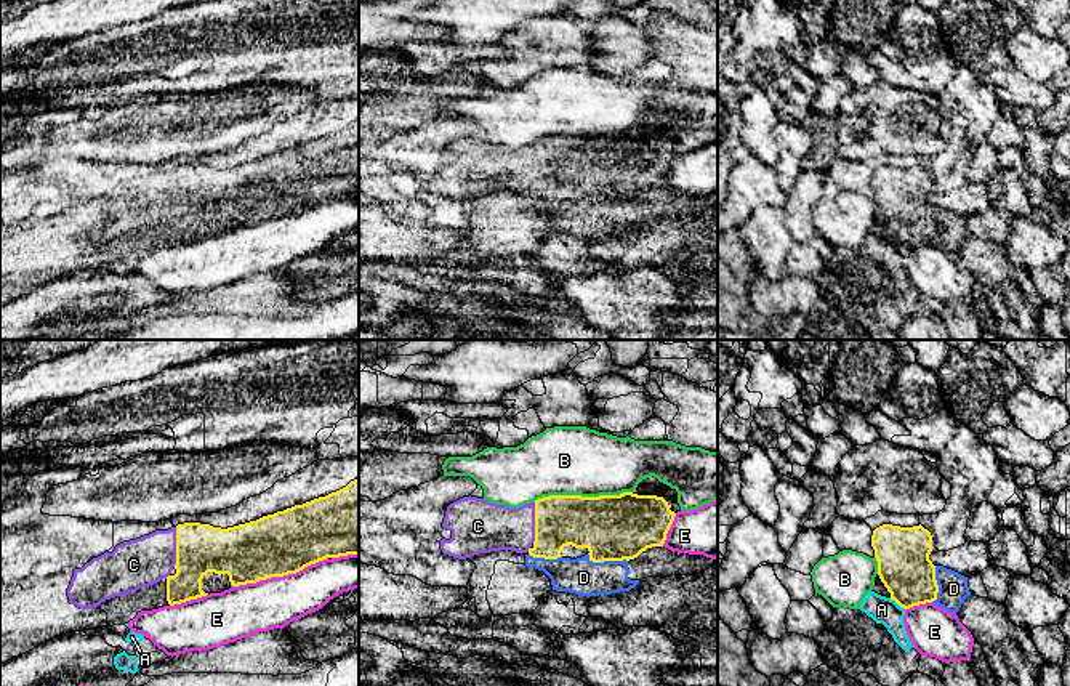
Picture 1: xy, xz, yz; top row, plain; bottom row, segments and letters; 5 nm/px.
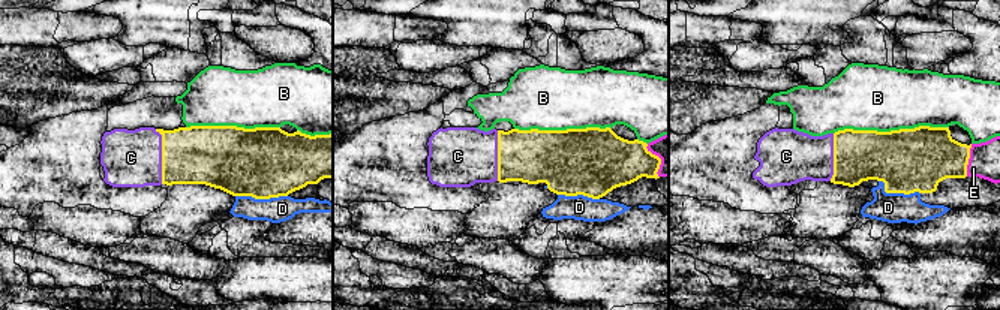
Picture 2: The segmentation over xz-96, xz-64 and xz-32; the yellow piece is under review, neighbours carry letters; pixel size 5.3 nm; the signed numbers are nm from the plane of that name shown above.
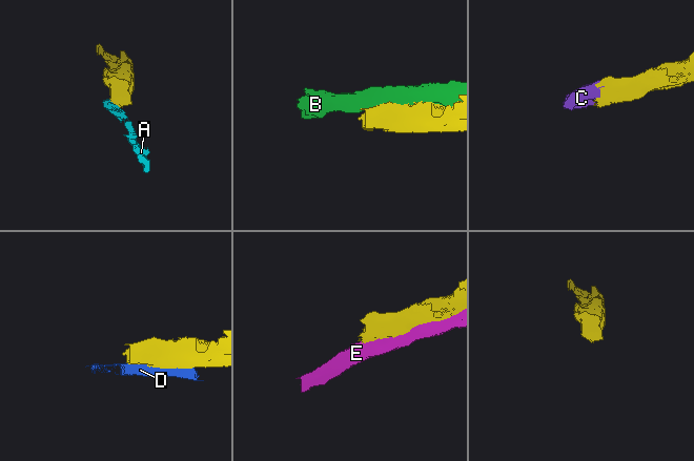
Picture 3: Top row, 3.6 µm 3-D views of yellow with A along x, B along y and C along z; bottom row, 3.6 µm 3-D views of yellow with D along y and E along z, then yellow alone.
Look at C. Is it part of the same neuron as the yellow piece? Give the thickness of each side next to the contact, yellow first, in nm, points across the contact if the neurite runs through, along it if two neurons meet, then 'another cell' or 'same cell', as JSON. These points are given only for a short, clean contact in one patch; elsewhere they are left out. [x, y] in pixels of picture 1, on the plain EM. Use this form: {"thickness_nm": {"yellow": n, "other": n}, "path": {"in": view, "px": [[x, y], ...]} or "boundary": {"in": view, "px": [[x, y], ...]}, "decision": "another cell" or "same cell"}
{"thickness_nm": {"yellow": 260, "other": 240}, "decision": "same cell"}

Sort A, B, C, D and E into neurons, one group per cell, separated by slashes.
A / B / C / D / E

